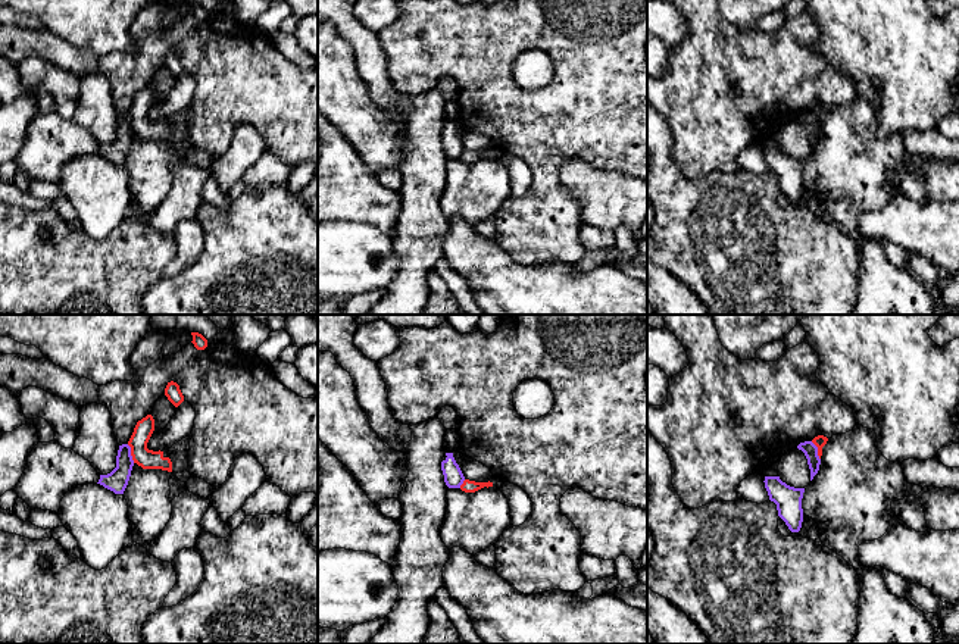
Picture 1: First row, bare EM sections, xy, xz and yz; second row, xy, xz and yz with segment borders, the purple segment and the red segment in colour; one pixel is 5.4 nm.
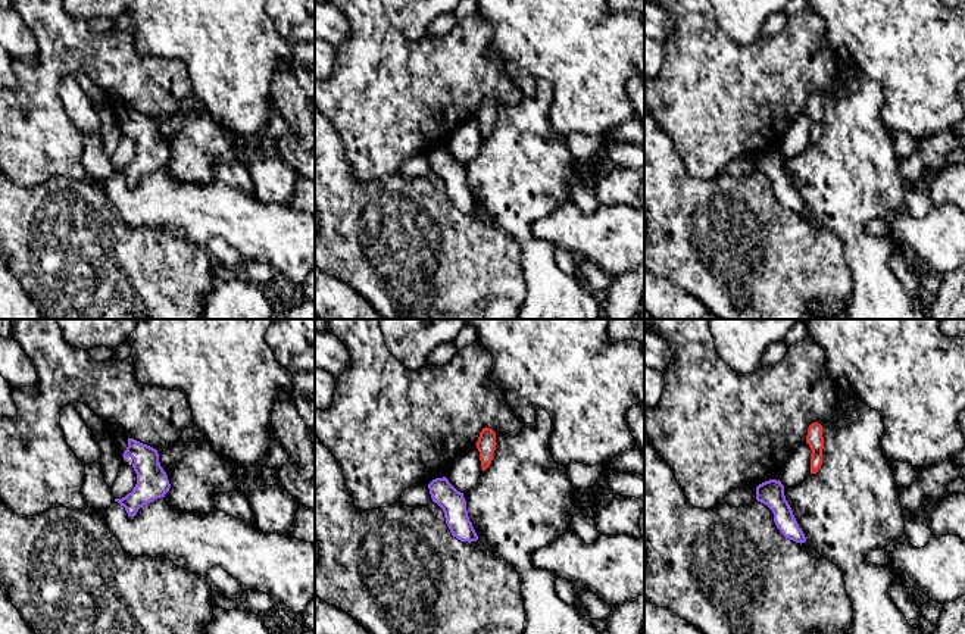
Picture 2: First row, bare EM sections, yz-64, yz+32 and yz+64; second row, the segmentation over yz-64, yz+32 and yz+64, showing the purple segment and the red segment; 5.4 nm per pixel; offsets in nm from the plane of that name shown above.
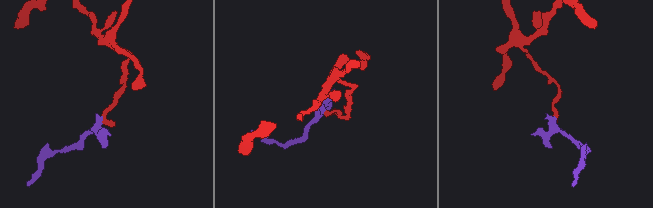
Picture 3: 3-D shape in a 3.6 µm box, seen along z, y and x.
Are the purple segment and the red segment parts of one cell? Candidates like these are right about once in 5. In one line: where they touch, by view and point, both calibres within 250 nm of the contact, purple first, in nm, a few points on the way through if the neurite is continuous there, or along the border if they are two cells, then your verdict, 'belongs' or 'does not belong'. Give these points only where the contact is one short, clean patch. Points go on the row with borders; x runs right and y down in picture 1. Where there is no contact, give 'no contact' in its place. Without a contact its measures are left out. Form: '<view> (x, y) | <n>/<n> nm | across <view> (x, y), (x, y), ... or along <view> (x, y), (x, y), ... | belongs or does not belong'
xy (130, 453) | 120/110 nm | along xy (127, 444), (134, 462) | does not belong

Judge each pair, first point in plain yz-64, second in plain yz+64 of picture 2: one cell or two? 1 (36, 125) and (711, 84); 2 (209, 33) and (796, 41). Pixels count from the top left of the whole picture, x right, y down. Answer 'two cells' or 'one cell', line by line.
1: one cell
2: two cells

